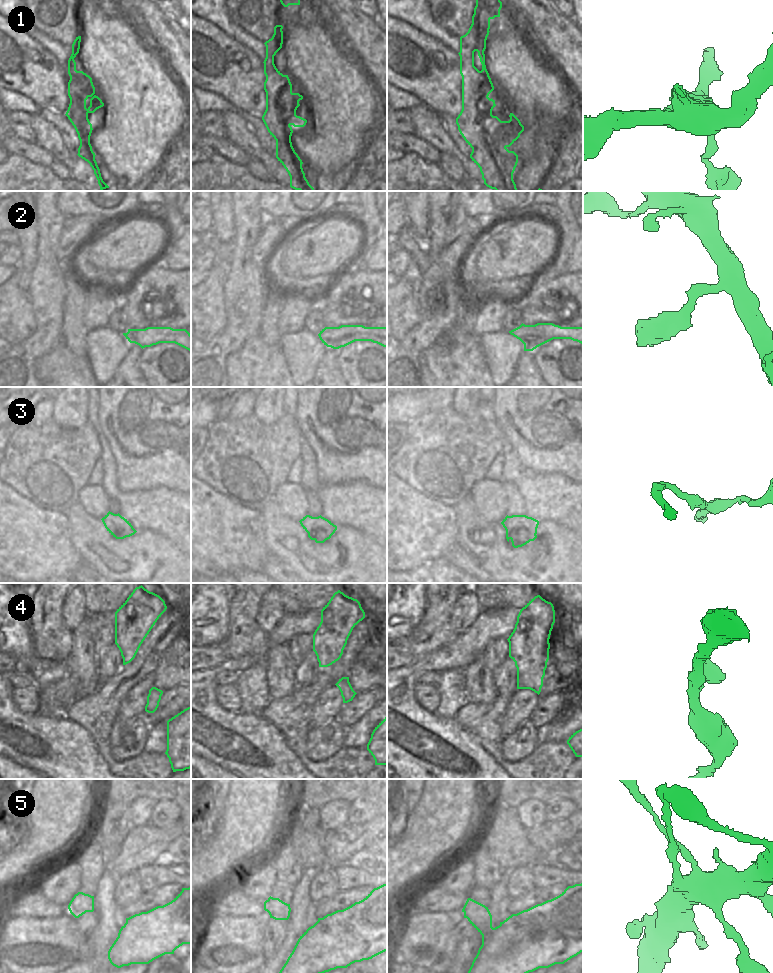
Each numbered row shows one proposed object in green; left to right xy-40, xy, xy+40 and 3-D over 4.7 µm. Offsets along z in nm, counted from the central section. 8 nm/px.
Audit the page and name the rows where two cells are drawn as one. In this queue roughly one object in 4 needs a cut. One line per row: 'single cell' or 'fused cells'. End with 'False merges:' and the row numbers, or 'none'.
1: fused cells
2: single cell
3: single cell
4: single cell
5: fused cells
False merges: 1, 5

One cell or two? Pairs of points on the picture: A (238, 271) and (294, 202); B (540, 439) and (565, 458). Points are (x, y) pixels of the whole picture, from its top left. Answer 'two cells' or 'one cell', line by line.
A: two cells
B: one cell

